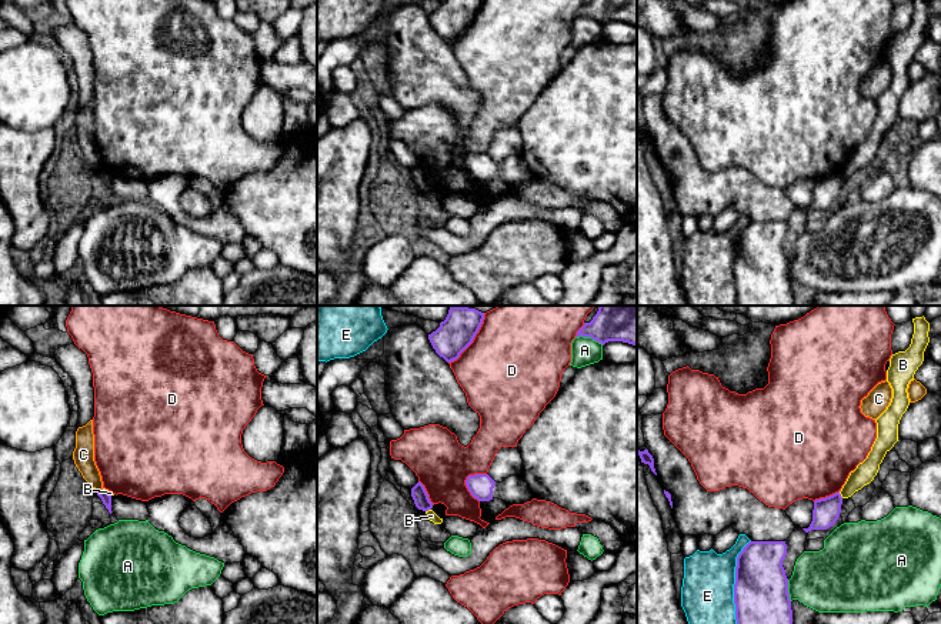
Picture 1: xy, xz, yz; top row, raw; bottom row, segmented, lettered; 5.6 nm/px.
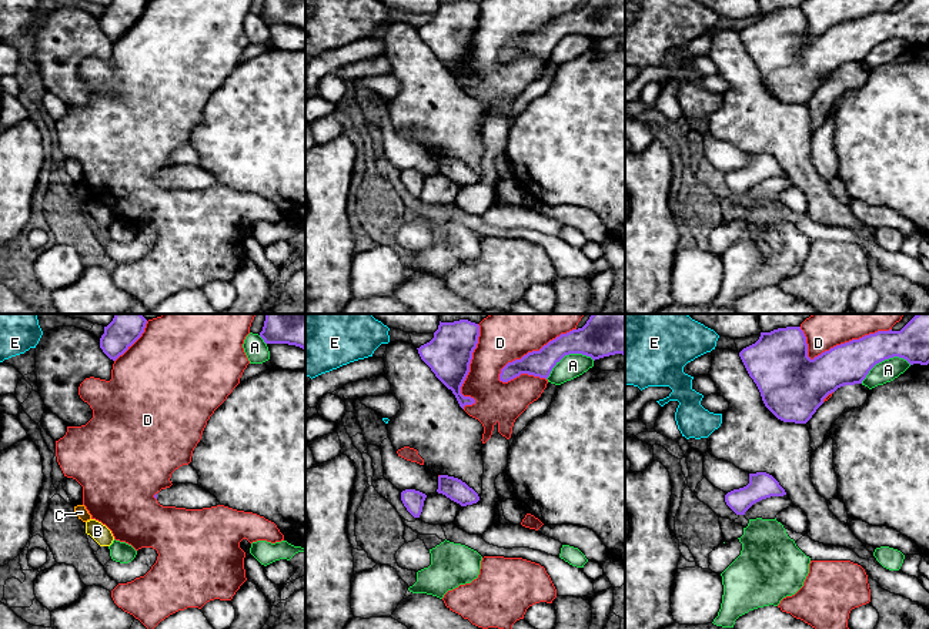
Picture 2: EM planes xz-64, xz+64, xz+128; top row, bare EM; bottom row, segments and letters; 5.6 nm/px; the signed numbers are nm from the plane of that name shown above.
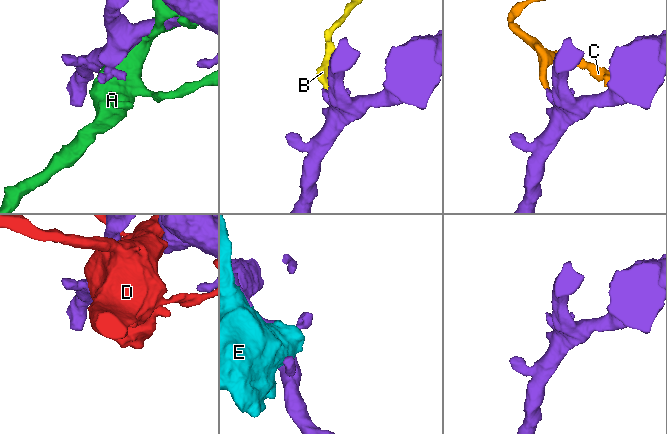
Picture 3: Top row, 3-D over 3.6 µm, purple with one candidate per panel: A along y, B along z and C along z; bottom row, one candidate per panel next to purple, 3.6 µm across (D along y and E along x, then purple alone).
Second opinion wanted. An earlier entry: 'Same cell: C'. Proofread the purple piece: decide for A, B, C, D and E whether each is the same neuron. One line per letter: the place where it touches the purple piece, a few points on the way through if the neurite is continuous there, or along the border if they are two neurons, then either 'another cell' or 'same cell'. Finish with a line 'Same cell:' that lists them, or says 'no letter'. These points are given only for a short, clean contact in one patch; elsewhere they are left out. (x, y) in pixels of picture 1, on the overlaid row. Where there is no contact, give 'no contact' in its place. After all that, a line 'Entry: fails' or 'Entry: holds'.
A: xz (590, 336) | another cell
B: yz (840, 494) | along yz (838, 491), (843, 497) | another cell
C: xy (99, 490) | another cell
D: xz (473, 339) | another cell
E: yz (736, 581) | another cell
Same cell: no letter
Entry: fails

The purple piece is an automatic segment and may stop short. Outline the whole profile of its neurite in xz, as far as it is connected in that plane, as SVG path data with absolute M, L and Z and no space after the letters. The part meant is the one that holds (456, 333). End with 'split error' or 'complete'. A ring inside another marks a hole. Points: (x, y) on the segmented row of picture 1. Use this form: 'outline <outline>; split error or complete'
outline M450 306L446 320L428 334L428 340L436 353L451 363L473 343L483 320L484 313L475 308Z; complete

